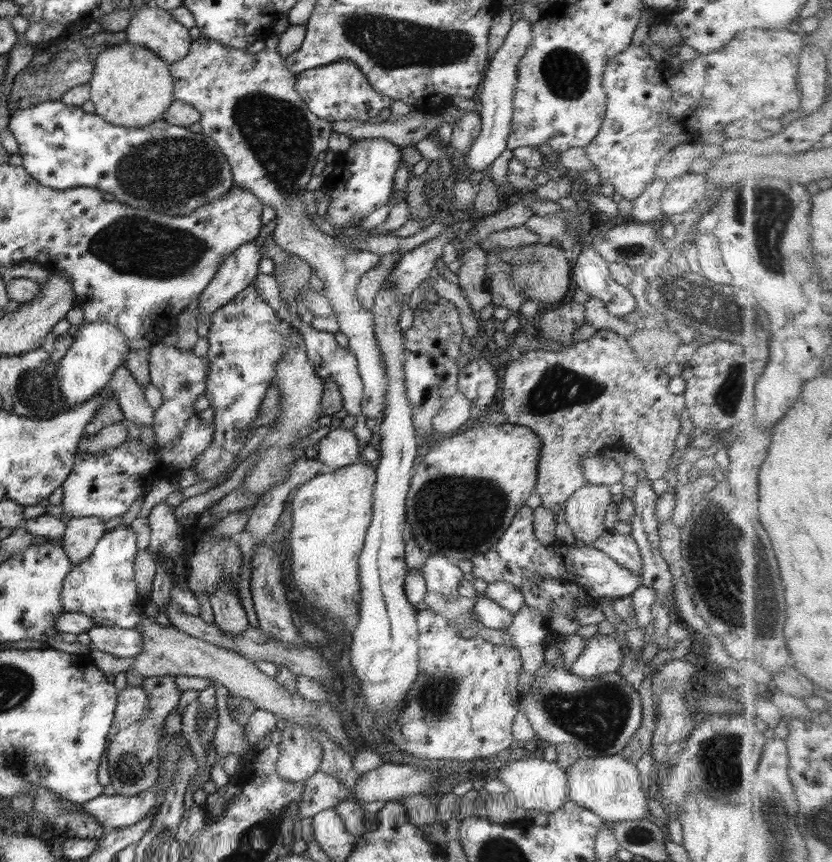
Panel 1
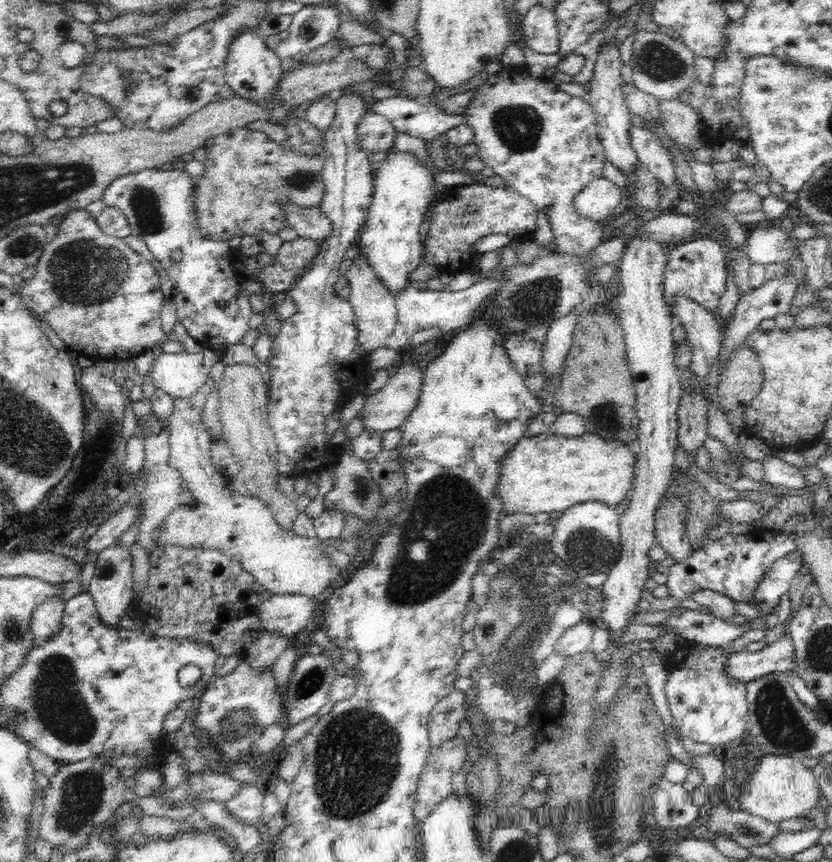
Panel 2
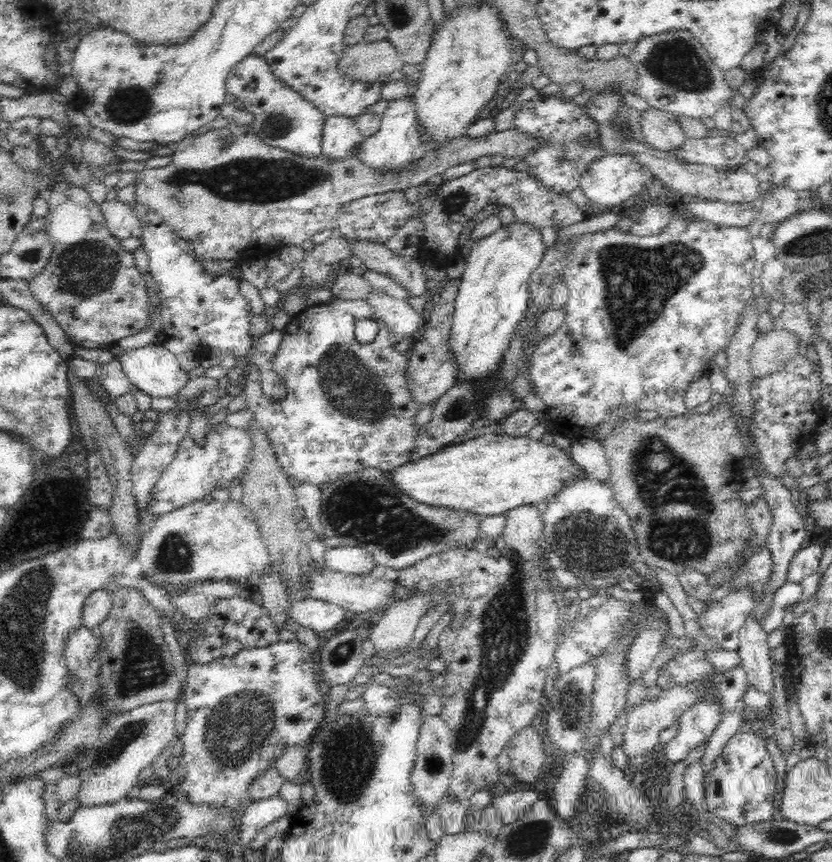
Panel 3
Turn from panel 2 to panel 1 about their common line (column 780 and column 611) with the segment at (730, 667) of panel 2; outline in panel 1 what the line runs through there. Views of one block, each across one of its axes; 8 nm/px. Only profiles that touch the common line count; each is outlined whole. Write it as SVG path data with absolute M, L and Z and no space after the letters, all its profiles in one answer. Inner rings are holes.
M595 633L585 637L584 650L570 667L570 674L580 678L599 678L616 672L622 665L620 643L610 635Z

